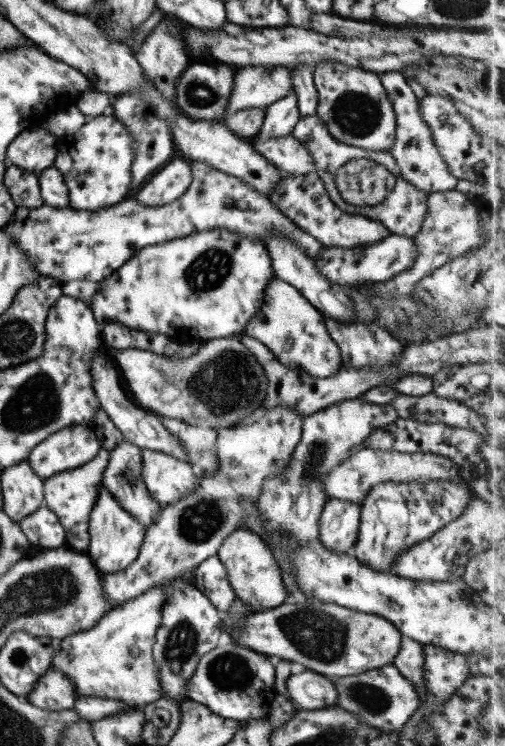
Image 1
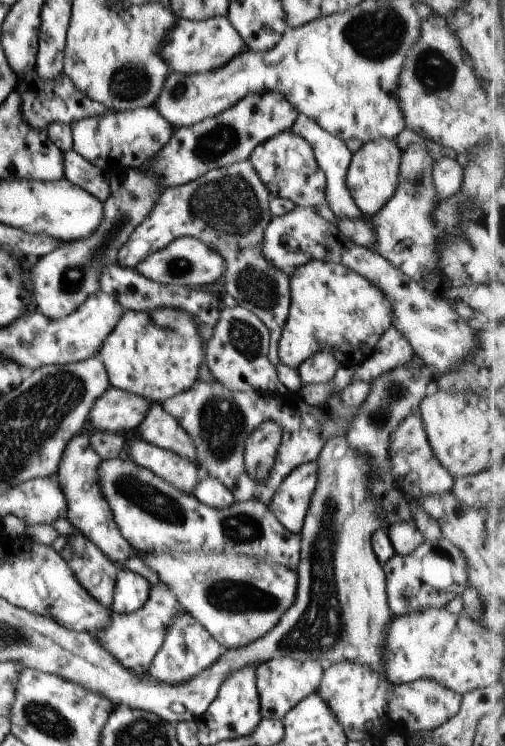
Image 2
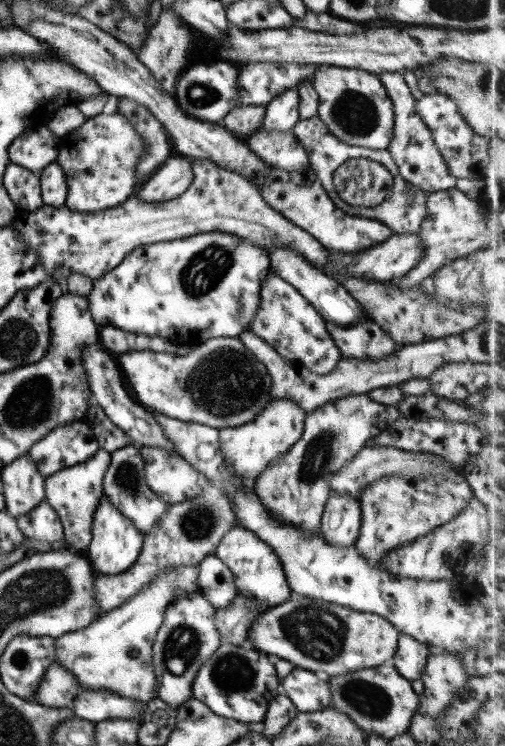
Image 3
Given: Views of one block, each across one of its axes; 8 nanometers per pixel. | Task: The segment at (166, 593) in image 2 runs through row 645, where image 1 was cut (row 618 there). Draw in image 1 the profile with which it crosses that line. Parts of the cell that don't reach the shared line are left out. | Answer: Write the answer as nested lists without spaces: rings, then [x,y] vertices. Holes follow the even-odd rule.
[[[164,581],[139,597],[127,600],[118,607],[110,608],[98,623],[88,630],[78,631],[56,642],[56,651],[52,667],[60,669],[74,683],[79,696],[98,696],[99,698],[116,699],[128,706],[144,708],[161,698],[162,684],[159,671],[154,664],[154,637],[162,622],[162,606],[166,604],[170,581]]]

